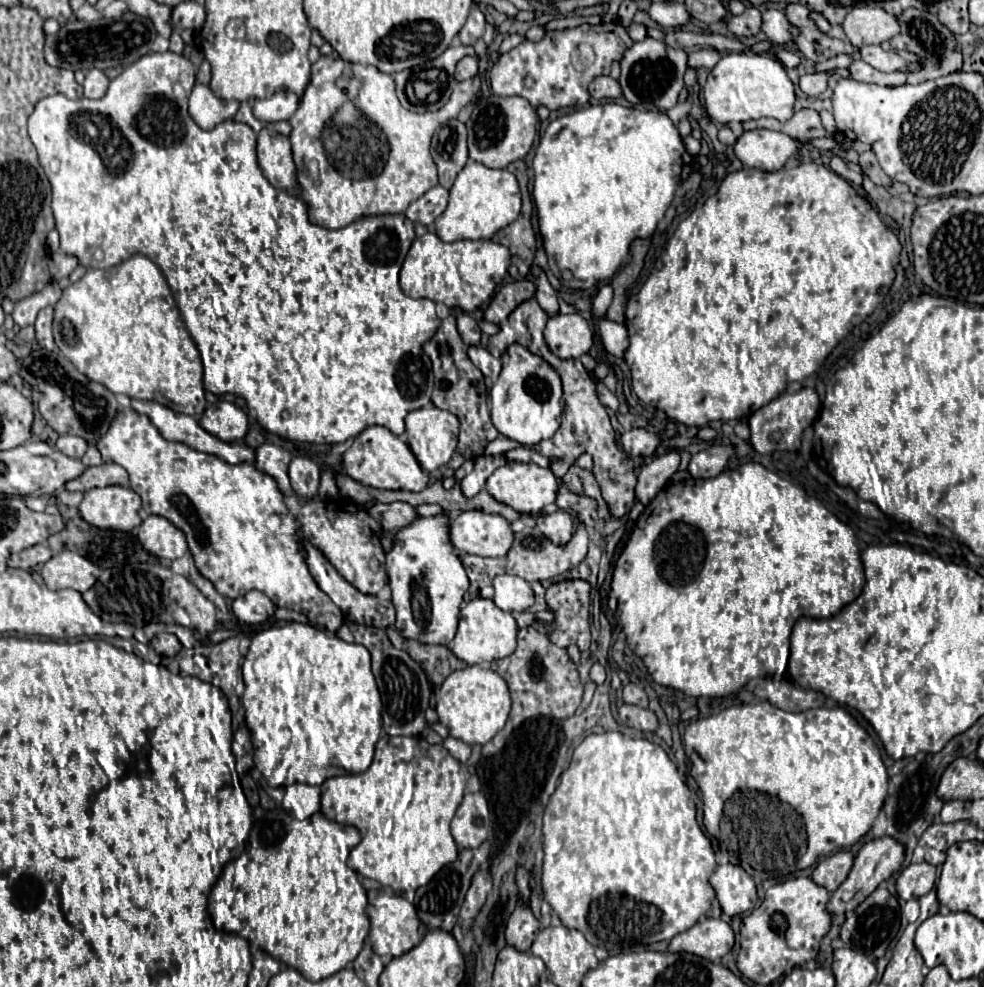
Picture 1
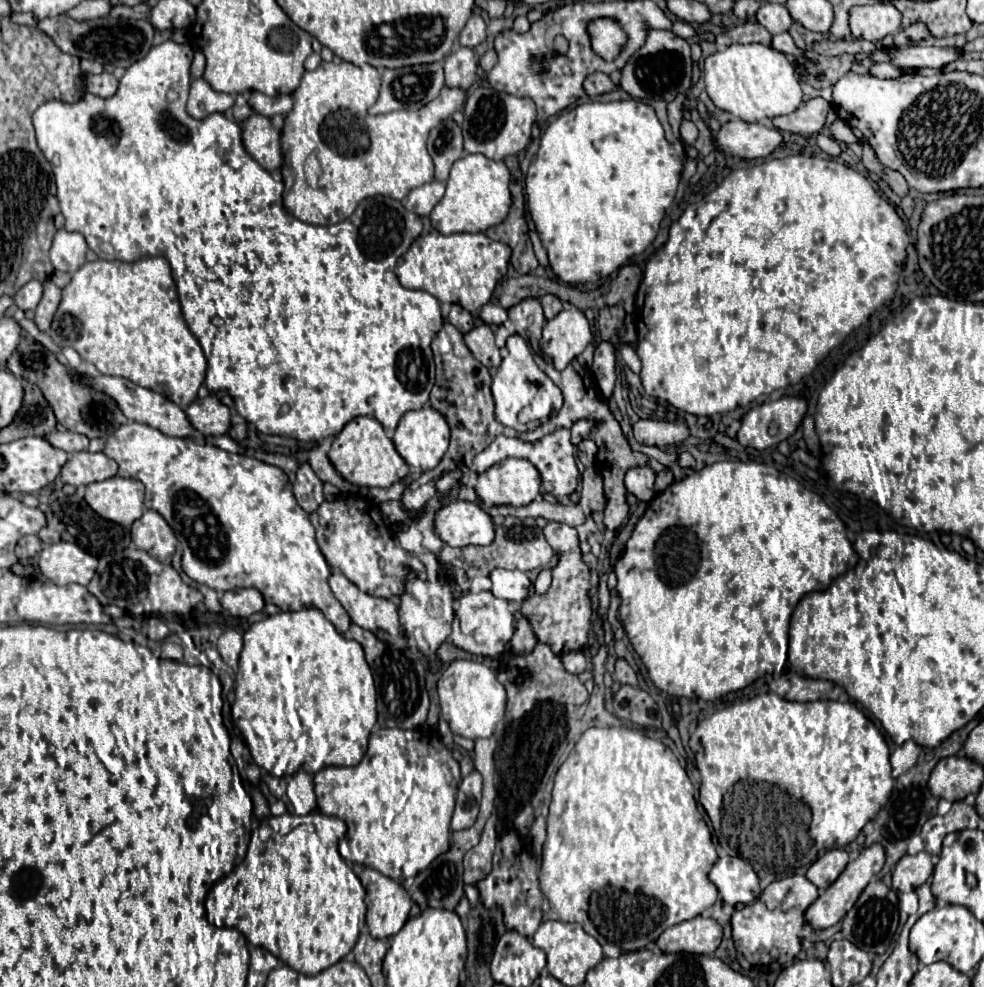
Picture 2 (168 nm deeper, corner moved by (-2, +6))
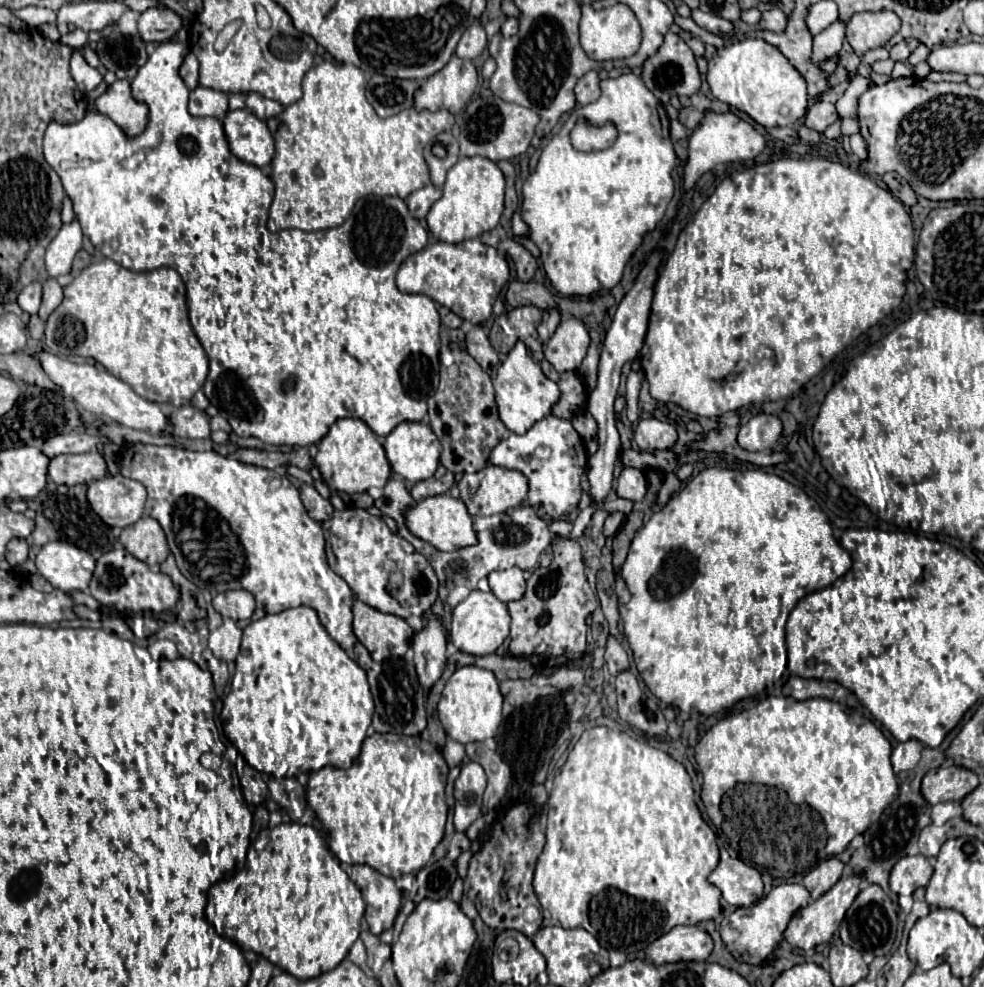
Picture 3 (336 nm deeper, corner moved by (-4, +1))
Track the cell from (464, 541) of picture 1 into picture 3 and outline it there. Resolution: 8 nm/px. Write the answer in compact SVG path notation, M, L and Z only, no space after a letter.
M434 495L416 503L416 507L408 509L406 513L406 525L416 537L424 539L426 543L434 545L440 551L458 551L462 547L478 543L472 515L468 513L466 505L460 499L454 499L450 495Z

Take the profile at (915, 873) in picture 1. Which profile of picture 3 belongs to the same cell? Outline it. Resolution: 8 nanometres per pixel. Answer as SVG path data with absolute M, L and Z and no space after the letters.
M902 857L890 875L890 889L898 895L912 895L918 887L926 887L932 877L932 865L926 857Z

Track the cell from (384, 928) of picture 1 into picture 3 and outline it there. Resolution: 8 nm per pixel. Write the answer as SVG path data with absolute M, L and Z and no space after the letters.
M354 865L351 880L360 889L366 901L366 921L374 935L388 931L402 907L402 893L394 885L394 879L384 877L368 865Z

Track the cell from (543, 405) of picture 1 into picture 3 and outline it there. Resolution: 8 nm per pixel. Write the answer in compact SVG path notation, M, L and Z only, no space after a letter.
M518 341L512 351L508 353L506 361L498 367L498 375L494 379L496 389L496 405L500 411L500 419L512 433L526 433L534 423L548 417L552 413L552 407L560 399L560 389L554 381L550 381L538 363L532 361L528 355L528 349L522 341Z

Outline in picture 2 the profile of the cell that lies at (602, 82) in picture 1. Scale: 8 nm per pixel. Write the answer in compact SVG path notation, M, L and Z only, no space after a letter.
M594 72L590 76L586 76L584 80L584 92L588 96L598 96L598 94L604 94L604 92L610 92L614 90L616 86L612 84L612 80L608 78L608 74L602 74L602 72Z

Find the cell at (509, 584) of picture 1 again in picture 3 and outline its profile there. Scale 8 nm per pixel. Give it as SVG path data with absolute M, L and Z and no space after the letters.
M518 567L506 569L506 571L492 571L488 575L488 581L490 581L492 593L504 603L518 601L524 597L526 579L524 579L524 571Z

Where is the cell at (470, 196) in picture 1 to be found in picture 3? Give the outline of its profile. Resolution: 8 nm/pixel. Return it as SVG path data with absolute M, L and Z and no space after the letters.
M462 157L450 171L444 183L442 197L432 205L426 223L434 237L446 243L480 237L492 231L504 211L504 175L500 167L486 157Z

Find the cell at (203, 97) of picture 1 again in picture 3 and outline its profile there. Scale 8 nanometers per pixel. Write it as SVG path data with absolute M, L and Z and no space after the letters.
M198 85L194 91L190 91L188 111L194 117L222 119L228 113L228 95Z

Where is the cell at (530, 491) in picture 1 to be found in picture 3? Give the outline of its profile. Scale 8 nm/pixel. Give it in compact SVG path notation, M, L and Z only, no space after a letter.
M488 465L480 469L478 473L464 475L458 483L460 489L460 499L466 503L470 515L494 515L494 513L504 513L508 509L514 509L522 505L528 497L528 479L524 473L514 471L514 469L502 469Z

